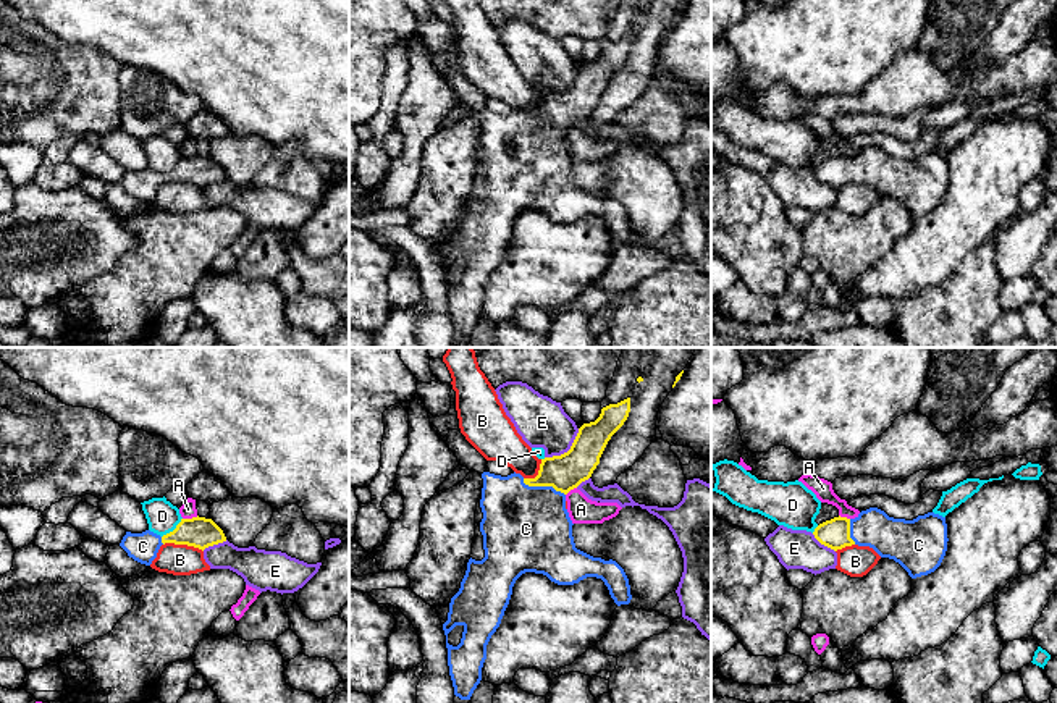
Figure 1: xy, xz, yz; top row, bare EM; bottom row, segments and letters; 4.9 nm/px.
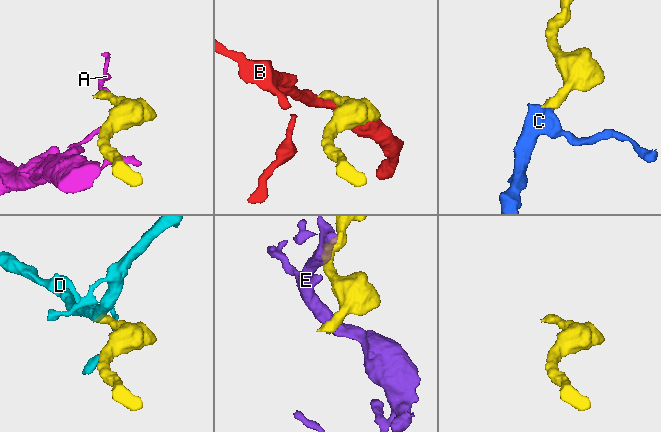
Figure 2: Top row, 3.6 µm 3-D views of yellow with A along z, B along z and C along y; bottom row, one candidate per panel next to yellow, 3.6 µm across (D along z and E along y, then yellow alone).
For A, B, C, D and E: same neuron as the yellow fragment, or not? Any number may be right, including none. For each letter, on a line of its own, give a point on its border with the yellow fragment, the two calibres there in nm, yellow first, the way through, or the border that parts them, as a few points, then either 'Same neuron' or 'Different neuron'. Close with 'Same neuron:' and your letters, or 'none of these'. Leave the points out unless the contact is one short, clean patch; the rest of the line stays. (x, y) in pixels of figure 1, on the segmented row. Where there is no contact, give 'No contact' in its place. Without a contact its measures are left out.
A: Touches yellow at xy (189, 519). Thickness 160 nm (yellow) against 80 nm. Different neuron
B: Touches yellow at xy (183, 543). Thickness 160 nm (yellow) against 160 nm. Boundary: xy (164, 543), (186, 543), (202, 551). Different neuron
C: Touches yellow at xz (543, 485). Thickness 180 nm (yellow) against 440 nm. Same neuron
D: Touches yellow at xy (175, 529). Thickness 160 nm (yellow) against 160 nm. Boundary: xy (181, 517), (162, 537). Different neuron
E: Touches yellow at xz (568, 451). Thickness 180 nm (yellow) against 260 nm. Boundary: xz (579, 429), (566, 451), (545, 458). Different neuron
Same neuron: C

